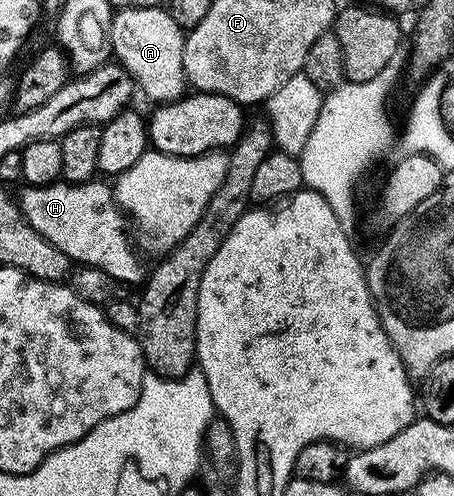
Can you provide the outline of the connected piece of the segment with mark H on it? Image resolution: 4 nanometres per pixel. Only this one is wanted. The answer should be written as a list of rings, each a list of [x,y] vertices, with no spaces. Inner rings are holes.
[[[99,178],[85,181],[83,184],[56,182],[37,186],[28,184],[17,192],[17,203],[23,211],[23,217],[61,254],[68,256],[76,265],[88,264],[105,274],[109,274],[120,285],[142,285],[145,280],[143,260],[127,233],[128,217],[119,203],[110,183],[102,184]]]

